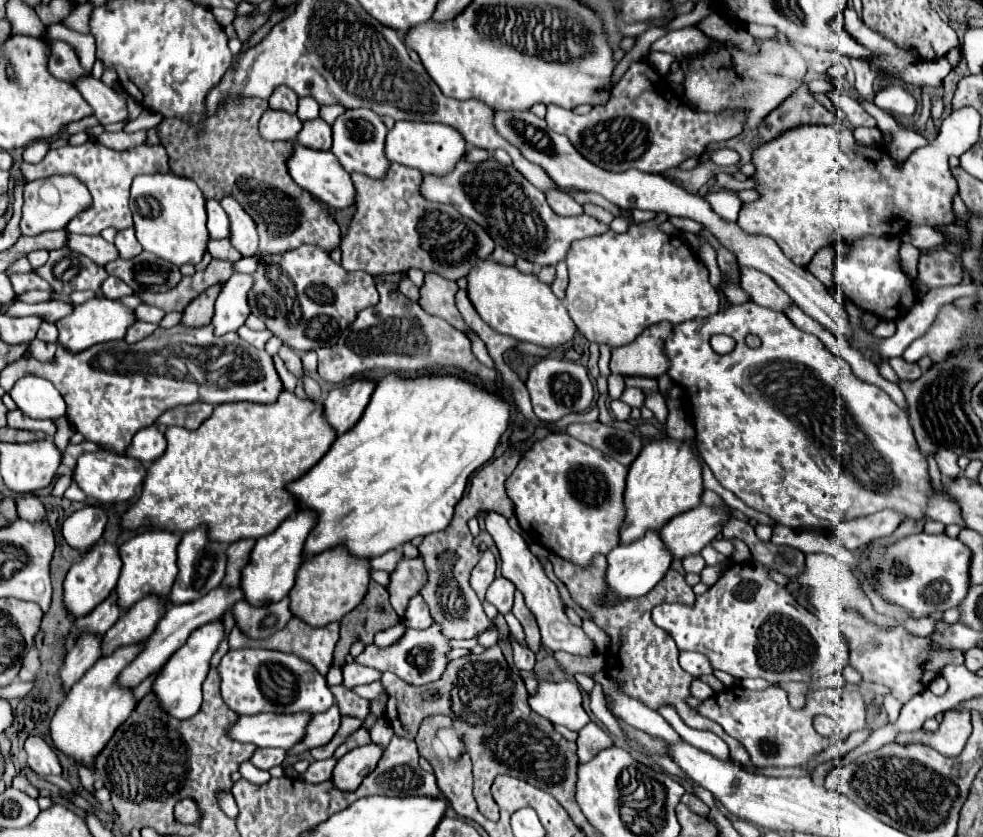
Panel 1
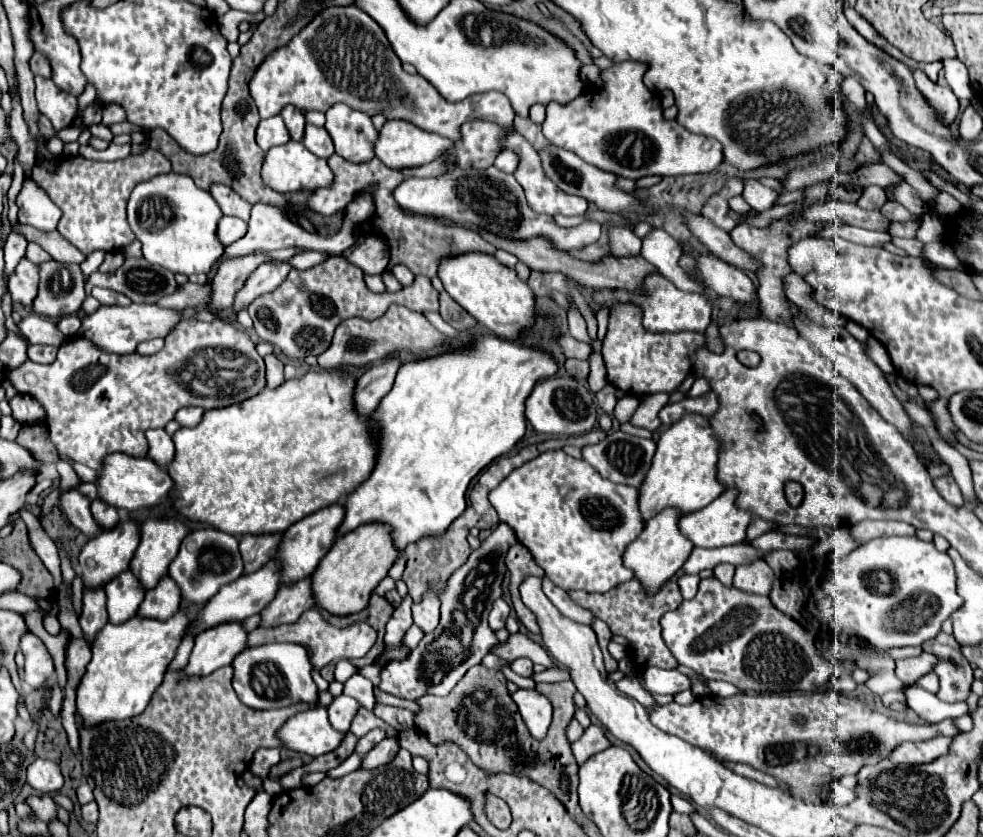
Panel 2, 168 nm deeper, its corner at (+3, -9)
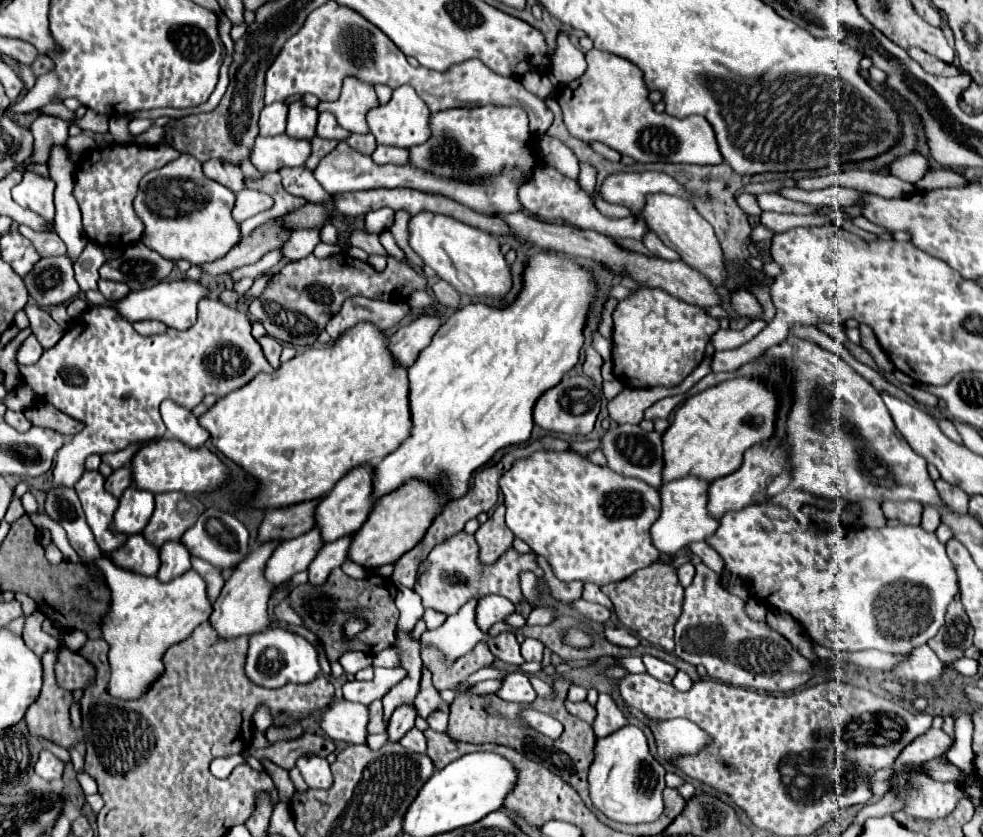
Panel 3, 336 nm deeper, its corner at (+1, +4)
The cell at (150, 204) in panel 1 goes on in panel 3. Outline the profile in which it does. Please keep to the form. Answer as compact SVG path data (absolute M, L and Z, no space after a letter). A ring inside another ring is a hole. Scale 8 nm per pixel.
M182 154L164 168L148 172L138 188L134 210L142 218L146 230L142 242L170 260L188 260L206 264L224 258L240 240L240 224L232 218L236 194L212 178L206 178L194 156Z

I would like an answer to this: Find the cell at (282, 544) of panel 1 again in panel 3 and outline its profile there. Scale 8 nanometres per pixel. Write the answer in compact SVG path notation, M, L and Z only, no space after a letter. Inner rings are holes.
M364 464L364 468L356 468L356 470L348 472L348 476L344 476L344 480L340 480L318 504L316 522L318 522L318 528L326 542L334 542L334 540L338 540L346 534L358 532L362 528L364 520L368 518L368 512L372 512L372 508L378 500L378 498L374 498L374 492L372 492L372 476L374 476L374 464Z

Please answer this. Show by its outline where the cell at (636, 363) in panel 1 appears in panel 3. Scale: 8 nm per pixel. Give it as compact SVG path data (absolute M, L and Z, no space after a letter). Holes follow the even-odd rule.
M642 288L636 290L634 296L622 300L614 310L614 376L628 388L652 388L652 386L678 386L702 360L706 354L708 340L718 332L720 322L706 314L704 308L686 304L684 300L676 300L668 296L668 292L660 288Z

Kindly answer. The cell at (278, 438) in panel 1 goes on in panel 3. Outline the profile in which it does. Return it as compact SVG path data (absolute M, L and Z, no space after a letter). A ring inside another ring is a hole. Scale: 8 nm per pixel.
M360 322L360 324L352 326L348 332L342 332L342 336L338 336L338 340L330 348L308 348L302 354L296 354L292 360L280 364L280 368L274 370L272 374L264 374L264 372L256 374L252 382L244 384L244 388L238 388L236 392L230 392L228 396L220 398L204 416L200 416L200 424L210 432L212 444L226 458L234 460L236 464L242 464L260 482L260 488L252 498L252 506L256 506L256 508L282 508L288 504L314 500L318 496L328 494L336 486L336 482L340 478L344 478L352 468L366 464L366 462L378 462L380 458L392 454L404 442L404 438L410 436L412 418L408 412L408 368L398 366L396 358L388 350L388 338L386 338L384 330L380 330L372 322Z

